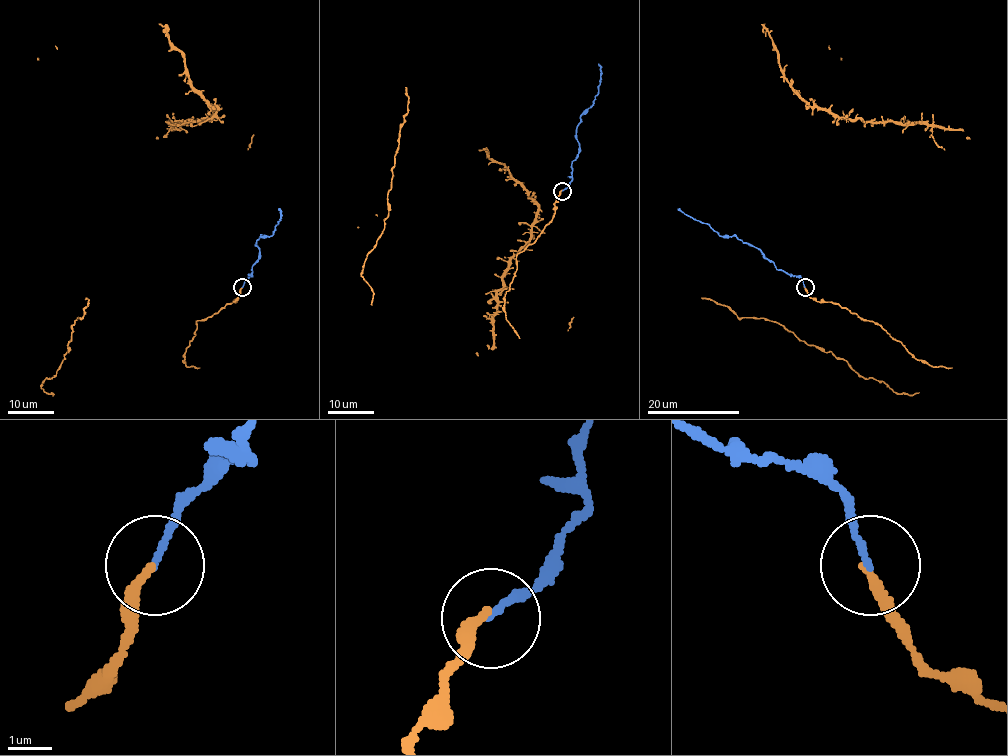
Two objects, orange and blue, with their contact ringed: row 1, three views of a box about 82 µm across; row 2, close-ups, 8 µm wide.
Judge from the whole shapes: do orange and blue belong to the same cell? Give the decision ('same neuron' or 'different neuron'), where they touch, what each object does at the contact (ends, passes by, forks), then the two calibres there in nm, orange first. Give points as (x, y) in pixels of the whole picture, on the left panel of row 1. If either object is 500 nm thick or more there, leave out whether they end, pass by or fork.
same neuron; place (242, 287); orange ends; blue ends; calibres 200 and 140 nm

